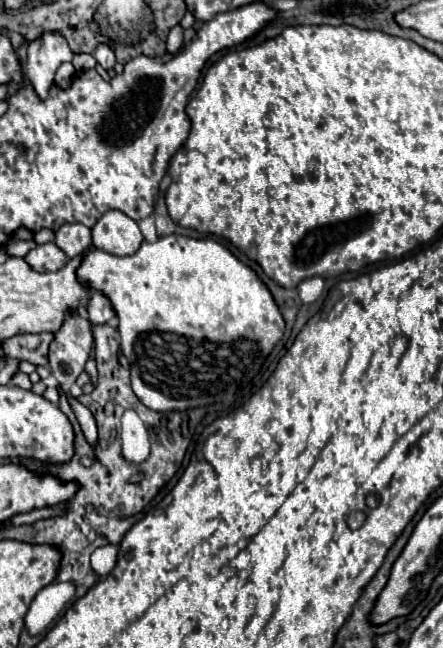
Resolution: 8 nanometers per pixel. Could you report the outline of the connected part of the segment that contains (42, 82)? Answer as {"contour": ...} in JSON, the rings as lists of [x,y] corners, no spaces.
{"contour":[[[58,31],[44,33],[40,35],[40,39],[34,39],[28,45],[28,63],[24,67],[24,73],[42,99],[54,85],[56,69],[62,63],[72,61],[72,57],[74,53],[70,51],[66,39]]]}

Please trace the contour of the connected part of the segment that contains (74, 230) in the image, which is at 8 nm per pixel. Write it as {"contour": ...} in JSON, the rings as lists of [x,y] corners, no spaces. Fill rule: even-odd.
{"contour":[[[66,223],[56,231],[54,243],[72,259],[92,247],[92,233],[82,223]]]}

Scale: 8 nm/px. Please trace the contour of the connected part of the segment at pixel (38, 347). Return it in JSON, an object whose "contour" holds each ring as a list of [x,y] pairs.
{"contour":[[[52,333],[38,335],[16,335],[10,341],[2,343],[4,355],[14,357],[18,361],[30,361],[34,365],[48,365],[48,345],[52,341]]]}

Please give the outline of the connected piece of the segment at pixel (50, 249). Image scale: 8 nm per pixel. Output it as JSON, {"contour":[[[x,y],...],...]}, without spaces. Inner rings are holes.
{"contour":[[[46,243],[46,245],[38,245],[34,249],[30,249],[24,255],[24,261],[38,273],[46,273],[46,271],[58,271],[64,267],[66,263],[66,255],[54,245],[54,243]]]}

